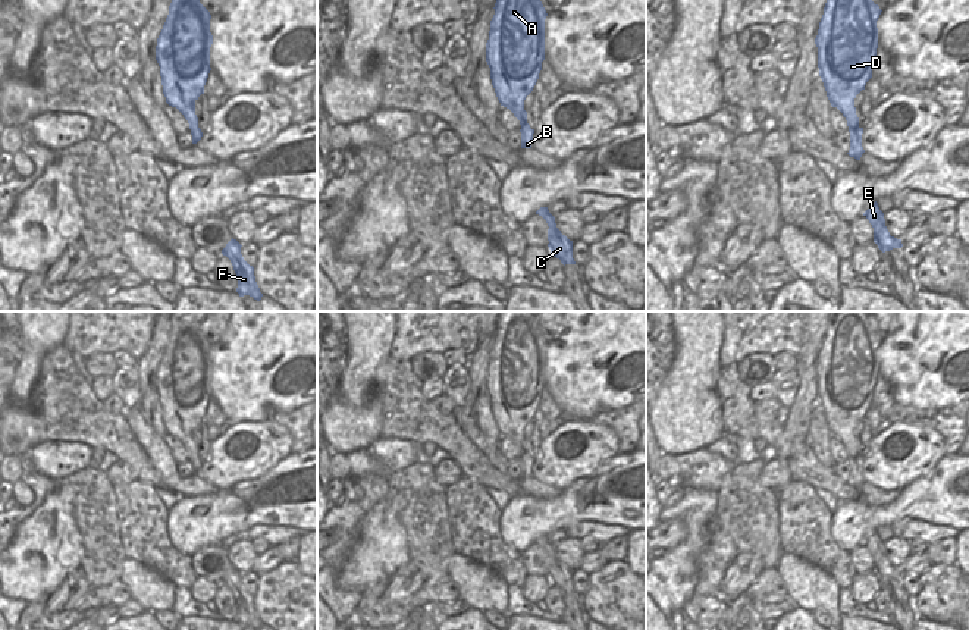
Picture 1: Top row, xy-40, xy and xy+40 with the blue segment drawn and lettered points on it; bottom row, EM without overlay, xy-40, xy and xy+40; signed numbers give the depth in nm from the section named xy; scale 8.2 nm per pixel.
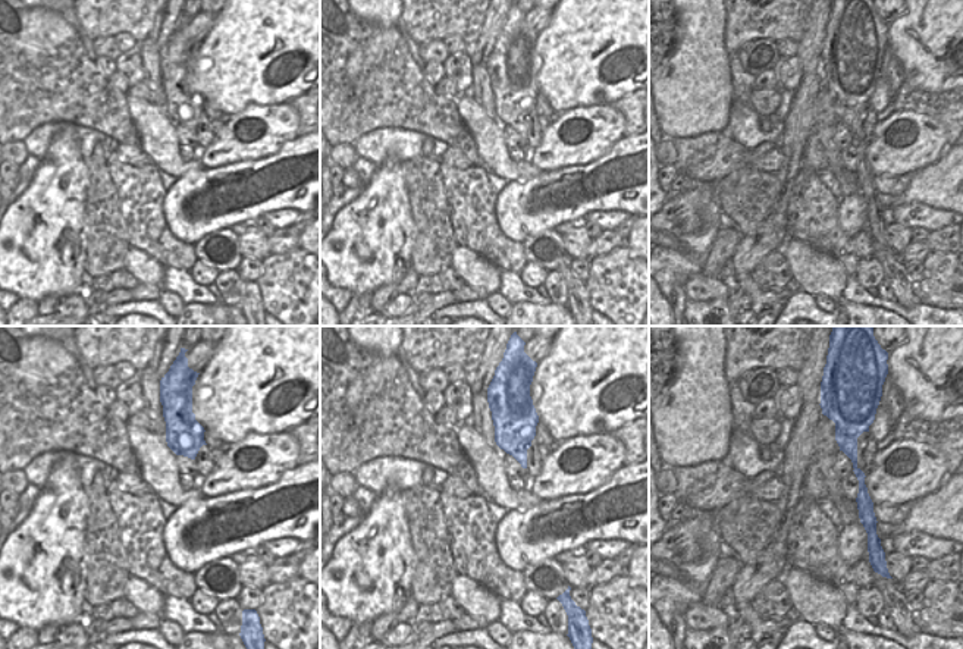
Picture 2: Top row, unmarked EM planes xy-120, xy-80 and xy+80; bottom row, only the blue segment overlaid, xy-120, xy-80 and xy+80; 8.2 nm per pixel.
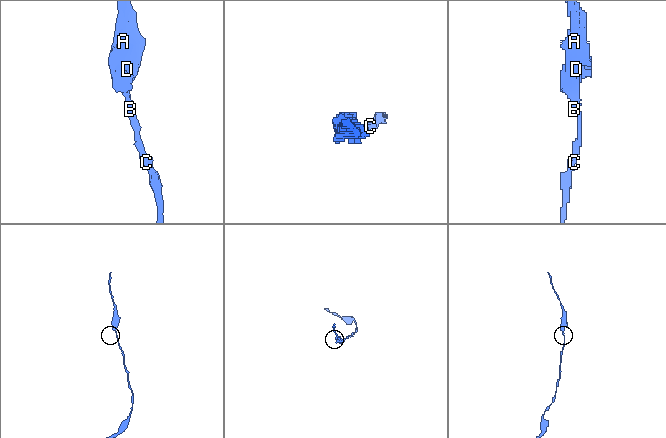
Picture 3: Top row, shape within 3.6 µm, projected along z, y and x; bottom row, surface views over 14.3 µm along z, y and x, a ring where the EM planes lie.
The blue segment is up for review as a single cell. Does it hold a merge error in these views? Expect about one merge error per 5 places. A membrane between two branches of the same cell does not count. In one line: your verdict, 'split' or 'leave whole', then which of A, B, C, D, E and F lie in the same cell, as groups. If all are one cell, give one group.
leave whole; groups A B C D E F

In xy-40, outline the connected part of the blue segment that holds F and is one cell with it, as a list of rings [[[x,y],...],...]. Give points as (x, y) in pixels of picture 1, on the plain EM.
[[[232,567],[222,579],[222,583],[226,584],[233,595],[238,608],[236,621],[239,623],[239,626],[250,624],[254,629],[260,630],[263,623],[260,621],[260,617],[255,611],[254,596],[244,589],[241,576],[242,574]]]

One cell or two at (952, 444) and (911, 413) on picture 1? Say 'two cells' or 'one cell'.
one cell

